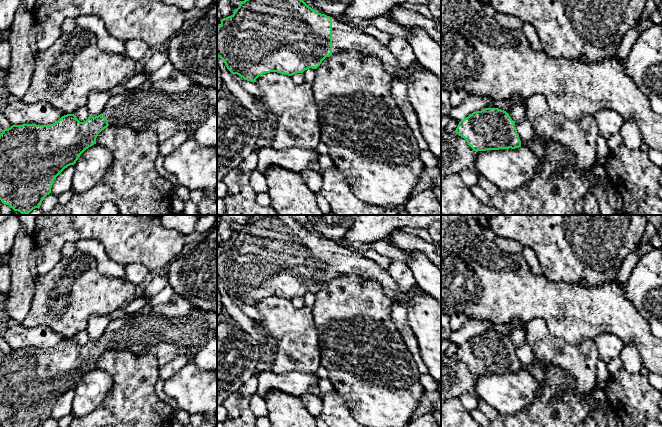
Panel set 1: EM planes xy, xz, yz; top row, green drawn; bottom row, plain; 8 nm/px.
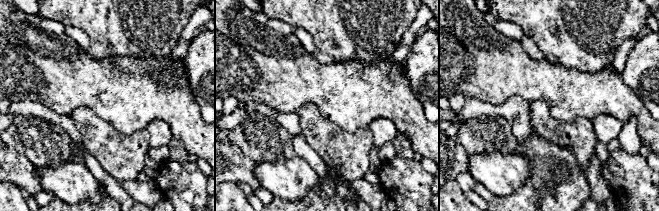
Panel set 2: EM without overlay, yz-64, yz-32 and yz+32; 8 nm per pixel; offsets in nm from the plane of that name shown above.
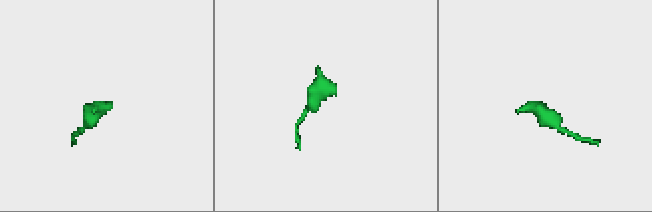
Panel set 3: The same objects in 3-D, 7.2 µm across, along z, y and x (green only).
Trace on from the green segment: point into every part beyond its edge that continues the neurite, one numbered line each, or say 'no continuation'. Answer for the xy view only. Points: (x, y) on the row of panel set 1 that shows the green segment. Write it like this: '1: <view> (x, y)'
1: xy (144, 108)

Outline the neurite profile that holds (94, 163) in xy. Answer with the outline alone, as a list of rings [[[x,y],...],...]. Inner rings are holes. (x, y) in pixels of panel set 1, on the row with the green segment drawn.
[[[94,144],[86,149],[74,164],[71,190],[83,193],[94,187],[110,170],[113,156],[105,147]]]

